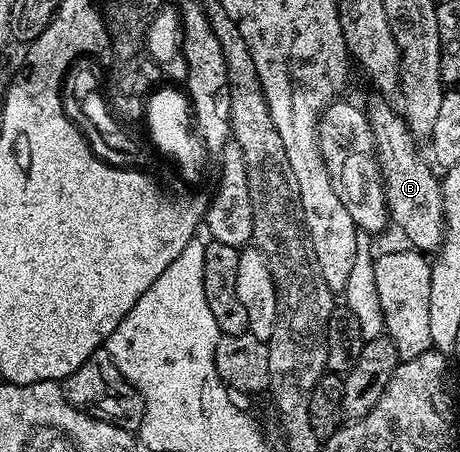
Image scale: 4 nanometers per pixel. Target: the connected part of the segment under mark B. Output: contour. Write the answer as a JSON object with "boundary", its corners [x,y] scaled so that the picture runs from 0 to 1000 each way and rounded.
{"boundary":[[[817,217],[796,230],[804,288],[813,296],[817,347],[826,389],[835,398],[835,427],[843,449],[848,487],[870,502],[870,513],[889,531],[907,558],[948,562],[965,535],[965,465],[959,392],[939,383],[941,365],[913,347],[909,312],[887,285],[876,259],[848,232],[841,219]]]}

